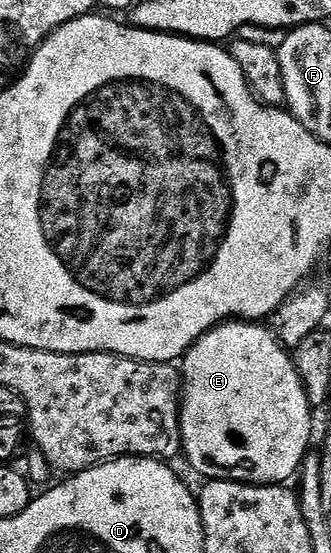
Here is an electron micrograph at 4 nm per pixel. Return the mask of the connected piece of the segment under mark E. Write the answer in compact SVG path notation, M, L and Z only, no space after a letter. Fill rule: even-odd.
M226 320L209 330L195 343L183 359L183 381L181 384L181 449L191 464L209 480L226 482L249 482L253 486L276 486L288 483L293 473L302 469L310 453L309 441L313 438L313 414L292 353L281 345L268 325L257 320Z

